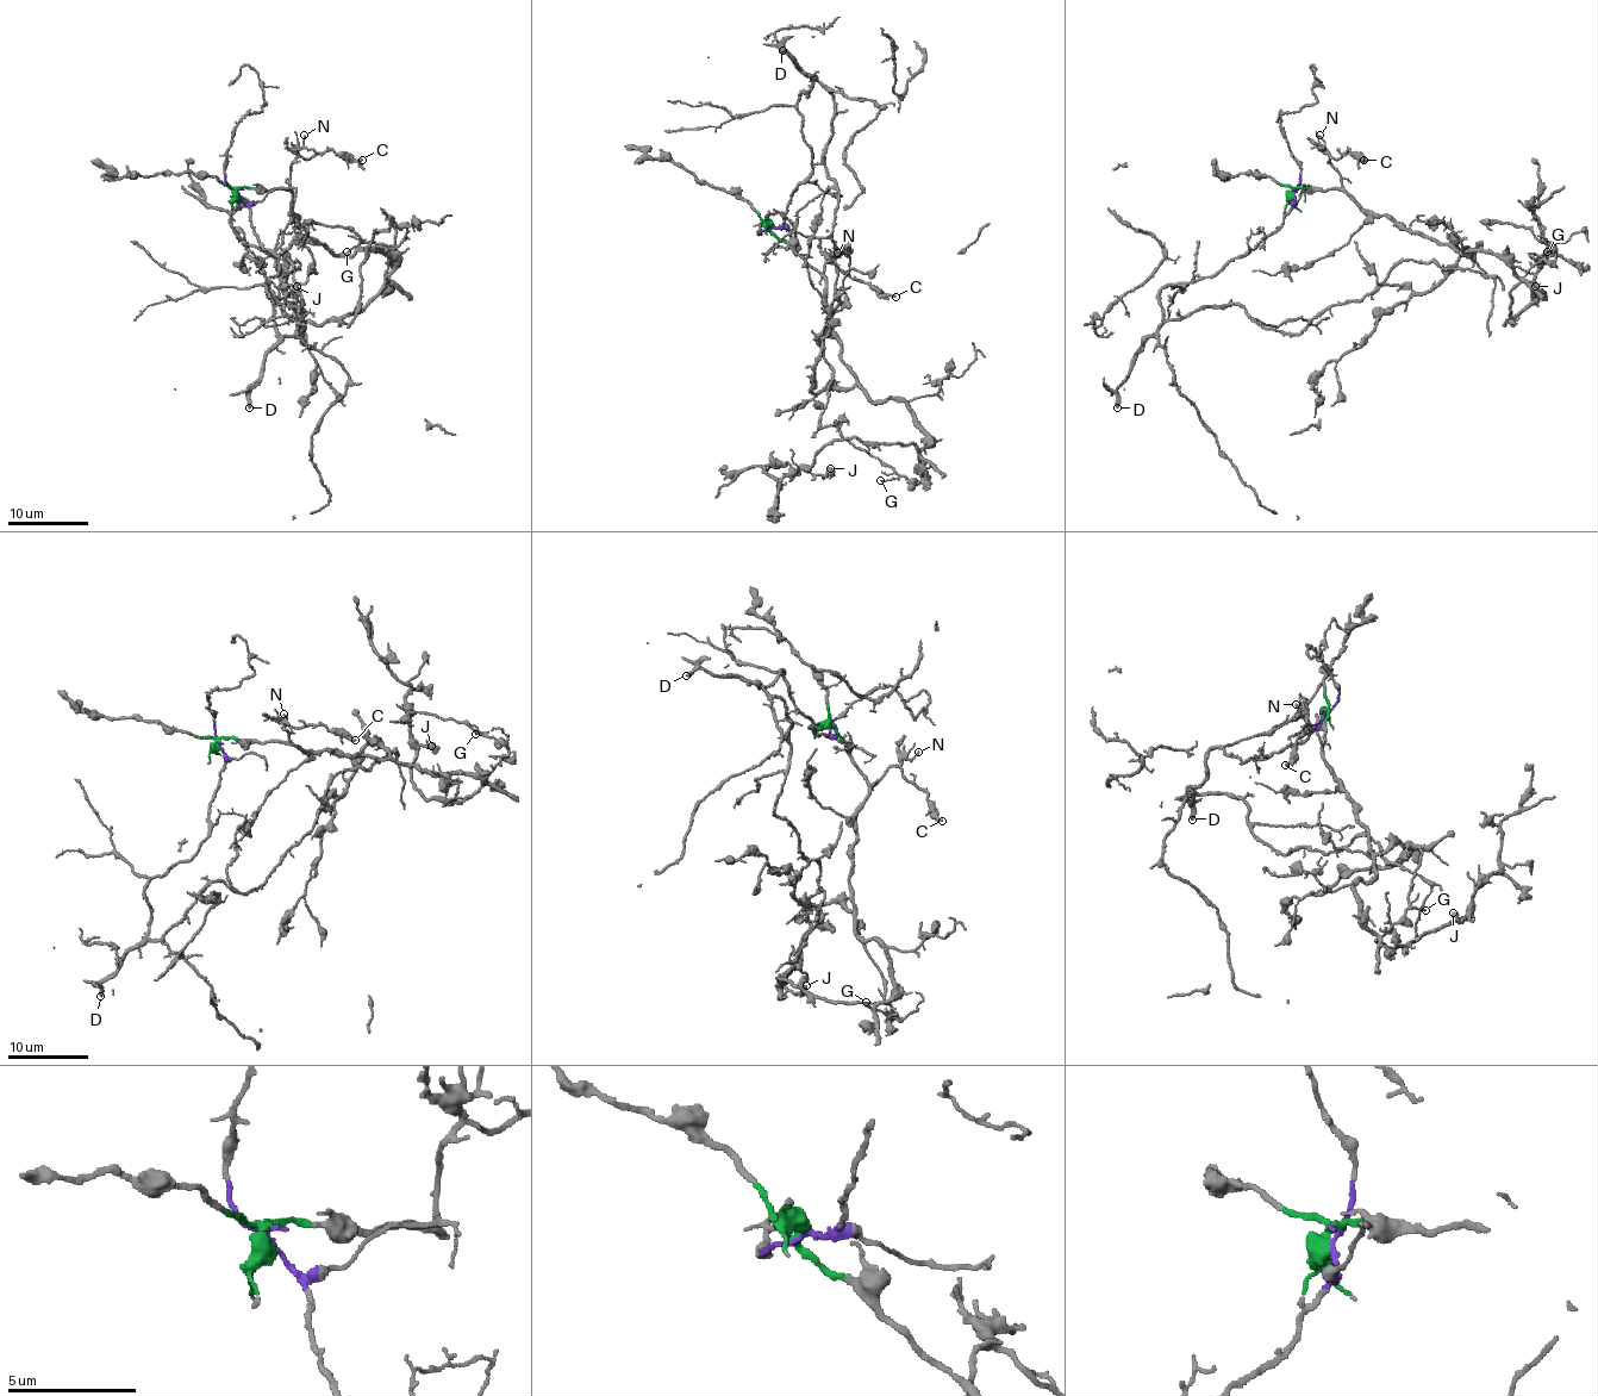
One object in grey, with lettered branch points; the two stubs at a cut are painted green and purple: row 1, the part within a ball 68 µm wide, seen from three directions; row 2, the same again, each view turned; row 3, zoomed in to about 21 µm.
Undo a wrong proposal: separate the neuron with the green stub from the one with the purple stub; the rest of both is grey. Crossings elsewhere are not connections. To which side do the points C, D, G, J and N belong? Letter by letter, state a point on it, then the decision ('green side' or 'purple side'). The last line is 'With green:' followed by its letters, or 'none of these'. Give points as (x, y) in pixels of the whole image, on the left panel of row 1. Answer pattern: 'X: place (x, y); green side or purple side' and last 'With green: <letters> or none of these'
C: place (362, 160); green side
D: place (249, 407); purple side
G: place (347, 251); green side
J: place (297, 286); green side
N: place (304, 135); green side
With green: C, G, J, N

